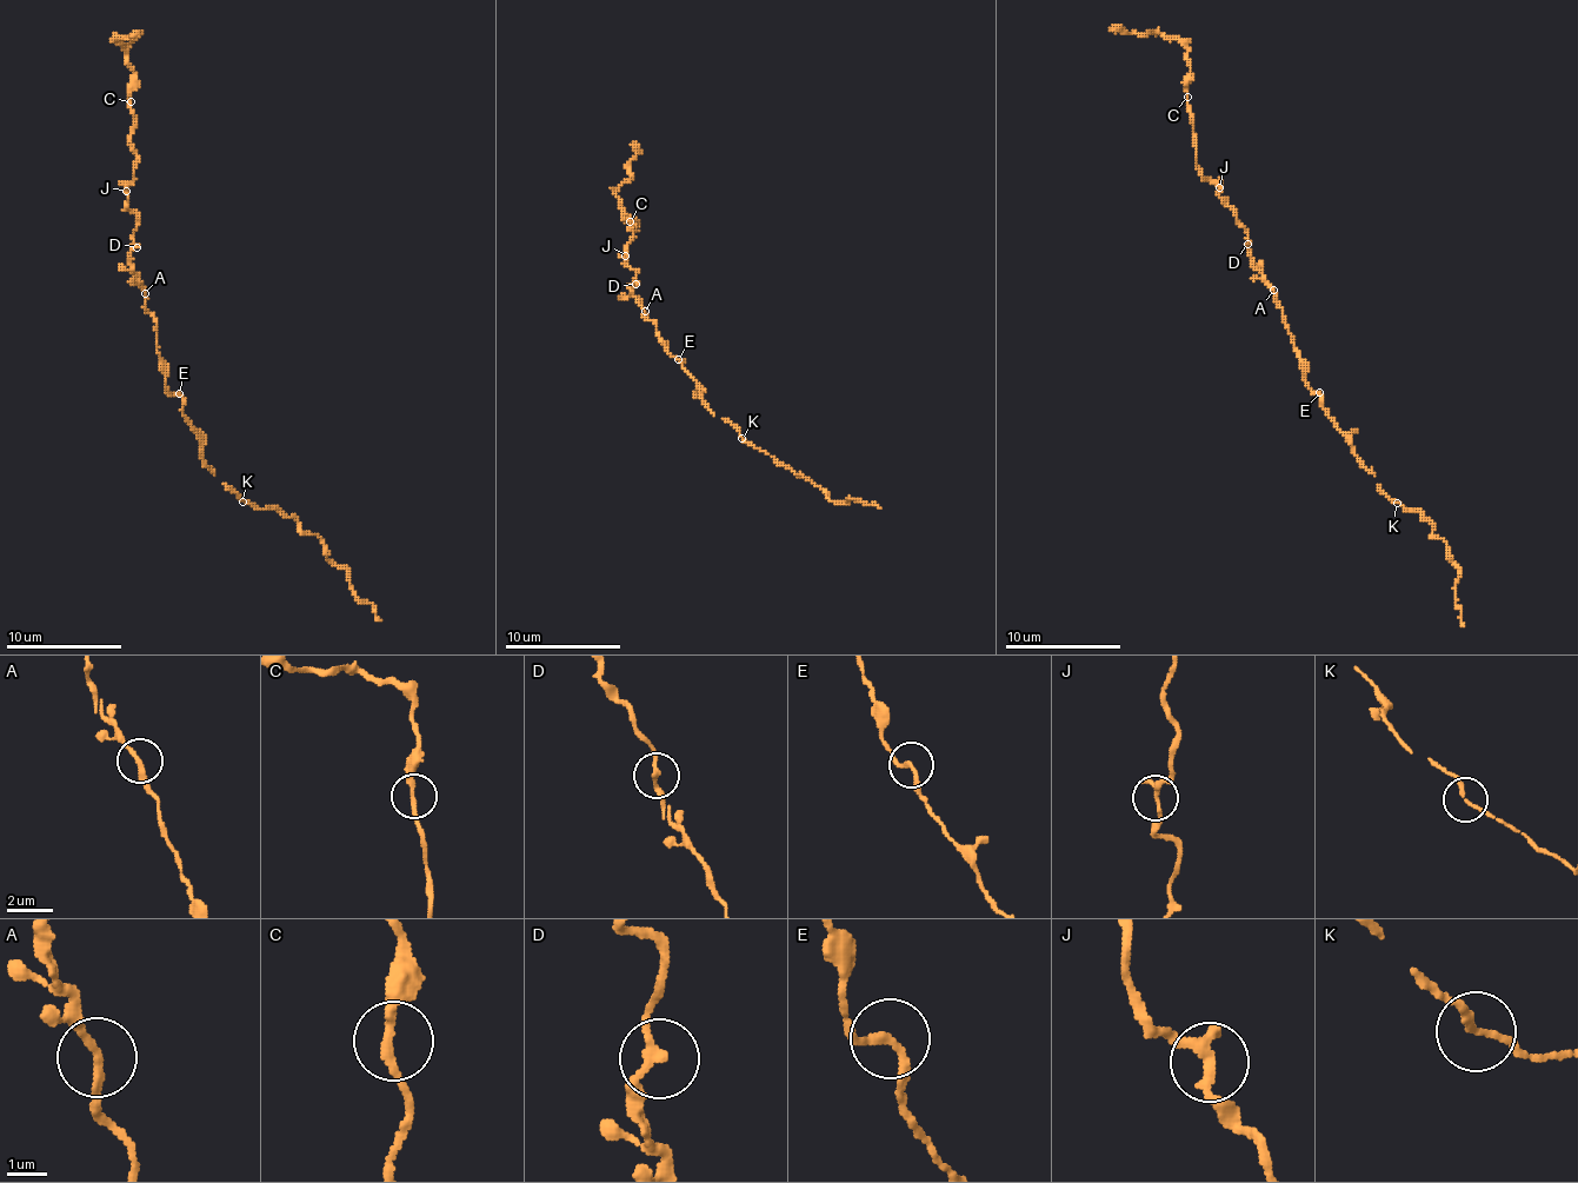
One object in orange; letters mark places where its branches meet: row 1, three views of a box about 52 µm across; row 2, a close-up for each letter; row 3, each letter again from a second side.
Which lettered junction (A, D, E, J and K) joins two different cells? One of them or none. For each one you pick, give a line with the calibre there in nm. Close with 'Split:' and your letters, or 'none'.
Split: none

